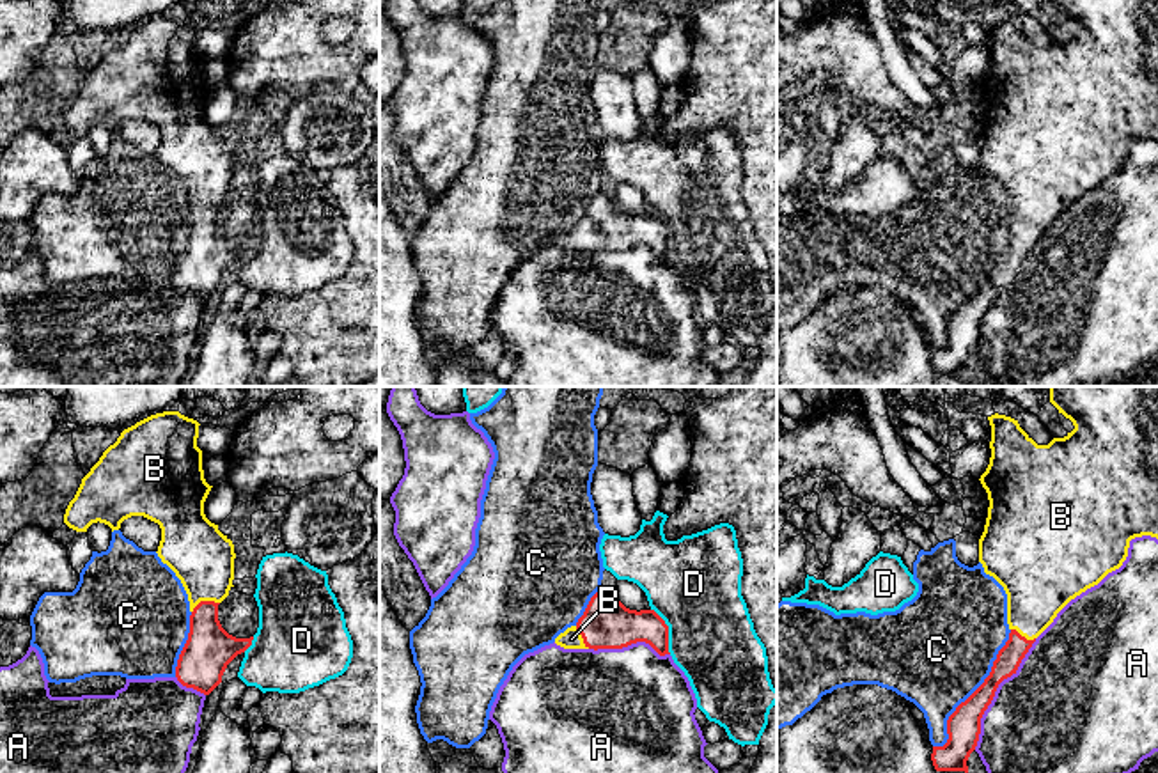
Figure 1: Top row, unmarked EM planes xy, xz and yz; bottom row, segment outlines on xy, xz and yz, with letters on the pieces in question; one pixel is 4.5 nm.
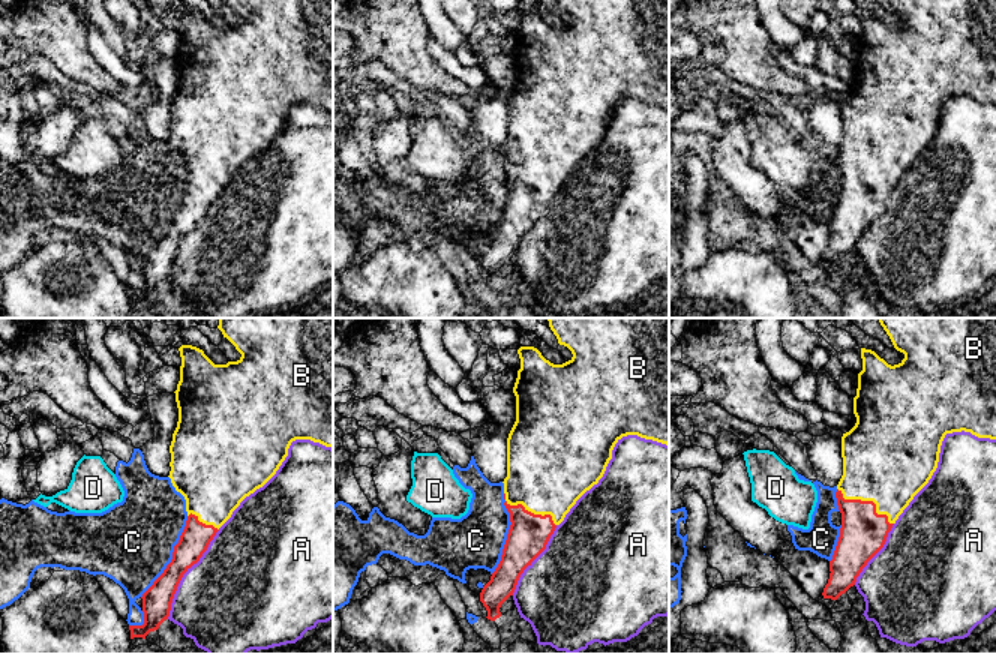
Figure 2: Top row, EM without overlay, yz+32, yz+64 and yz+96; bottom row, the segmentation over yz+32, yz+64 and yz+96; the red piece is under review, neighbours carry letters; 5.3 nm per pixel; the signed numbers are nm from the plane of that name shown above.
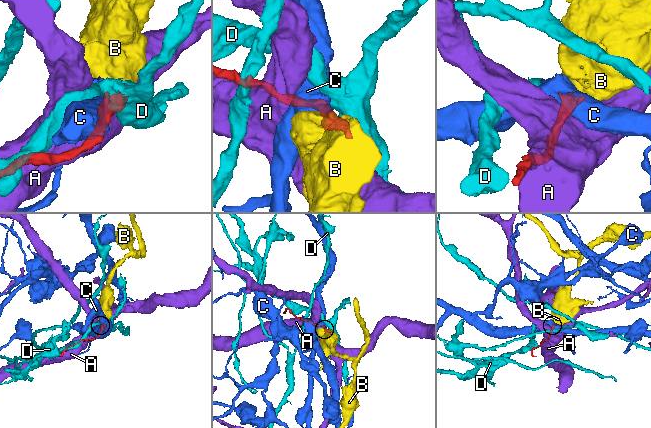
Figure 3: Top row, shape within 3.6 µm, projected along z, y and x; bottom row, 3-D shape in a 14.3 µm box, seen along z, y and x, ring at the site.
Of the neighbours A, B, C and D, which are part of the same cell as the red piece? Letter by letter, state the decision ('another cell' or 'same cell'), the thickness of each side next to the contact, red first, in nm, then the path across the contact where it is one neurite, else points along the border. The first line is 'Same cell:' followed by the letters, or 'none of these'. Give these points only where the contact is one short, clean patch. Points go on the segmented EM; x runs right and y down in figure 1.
Same cell: B
A: another cell | 160/480 nm
B: same cell | 220/280 nm
C: another cell | 160/500 nm
D: another cell | 200/420 nm

